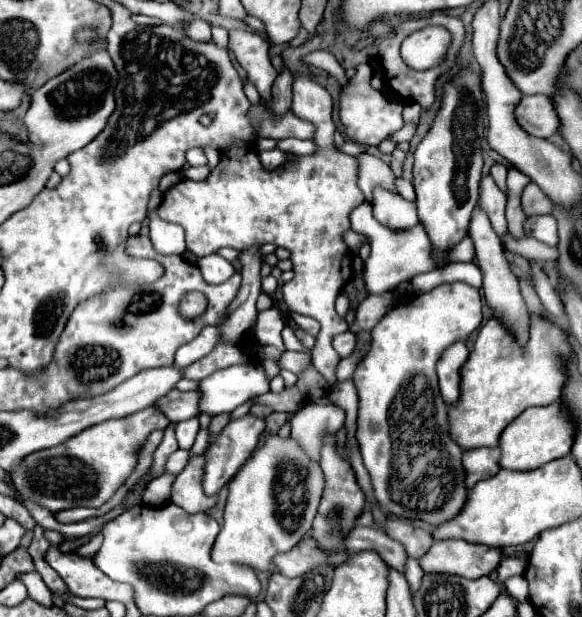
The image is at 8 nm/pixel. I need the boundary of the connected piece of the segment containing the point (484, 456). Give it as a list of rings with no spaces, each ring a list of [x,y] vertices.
[[[500,448],[466,450],[462,464],[466,468],[466,486],[472,488],[484,478],[492,478],[500,470]]]

